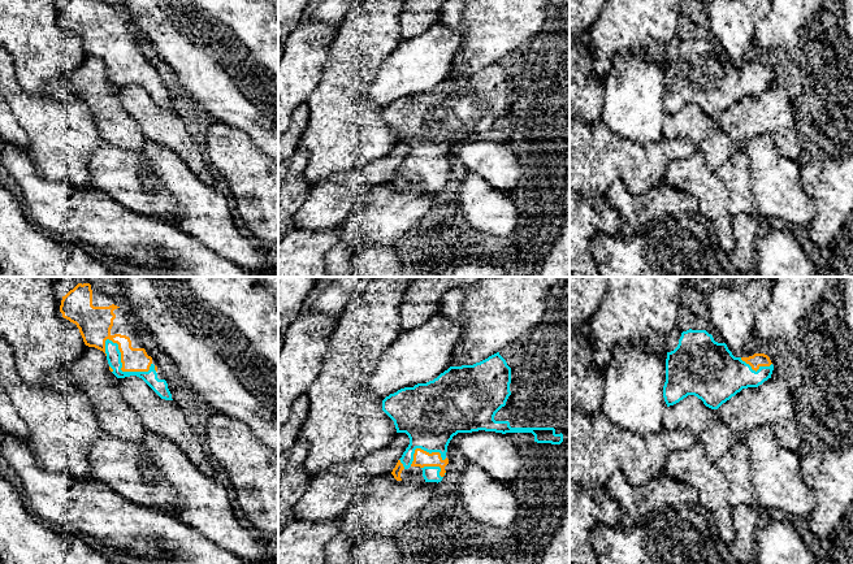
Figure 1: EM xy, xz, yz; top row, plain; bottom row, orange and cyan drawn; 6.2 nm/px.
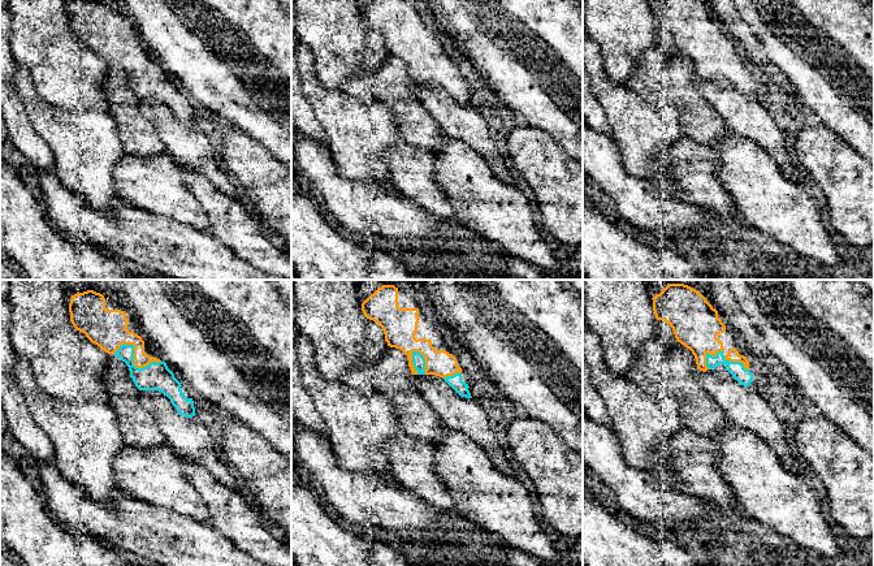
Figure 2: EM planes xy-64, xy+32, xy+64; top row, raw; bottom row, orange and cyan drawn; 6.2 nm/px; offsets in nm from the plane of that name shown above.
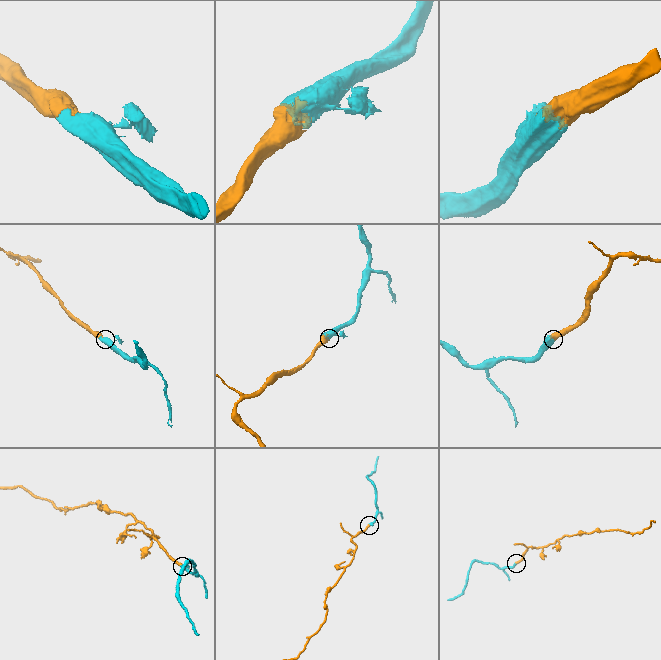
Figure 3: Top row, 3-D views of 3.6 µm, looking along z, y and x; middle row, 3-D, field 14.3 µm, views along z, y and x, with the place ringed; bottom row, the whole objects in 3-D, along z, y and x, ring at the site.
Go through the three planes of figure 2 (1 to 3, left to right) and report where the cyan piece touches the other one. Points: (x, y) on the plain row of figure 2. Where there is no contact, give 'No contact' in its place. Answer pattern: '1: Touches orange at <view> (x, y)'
1: Touches orange at xy-64 (134, 68)
2: Touches orange at xy+32 (425, 69)
3: Touches orange at xy+64 (706, 61)

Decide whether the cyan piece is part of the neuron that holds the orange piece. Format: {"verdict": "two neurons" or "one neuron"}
{"verdict": "one neuron"}

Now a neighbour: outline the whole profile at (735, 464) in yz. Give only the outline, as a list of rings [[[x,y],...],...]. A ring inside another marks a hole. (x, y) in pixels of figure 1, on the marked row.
[[[744,442],[735,443],[718,459],[716,464],[728,482],[728,503],[733,508],[740,504],[755,507],[757,500],[746,444]]]

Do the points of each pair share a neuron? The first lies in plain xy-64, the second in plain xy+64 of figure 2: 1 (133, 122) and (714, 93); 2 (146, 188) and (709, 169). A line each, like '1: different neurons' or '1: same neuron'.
1: different neurons
2: same neuron

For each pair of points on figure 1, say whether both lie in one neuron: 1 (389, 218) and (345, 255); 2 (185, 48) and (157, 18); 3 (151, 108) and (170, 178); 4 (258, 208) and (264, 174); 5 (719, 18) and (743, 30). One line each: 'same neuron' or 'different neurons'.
1: same neuron
2: same neuron
3: different neurons
4: same neuron
5: same neuron

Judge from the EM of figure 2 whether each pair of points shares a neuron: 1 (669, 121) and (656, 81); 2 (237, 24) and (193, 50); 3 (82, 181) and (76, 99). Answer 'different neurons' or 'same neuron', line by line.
1: different neurons
2: different neurons
3: different neurons

